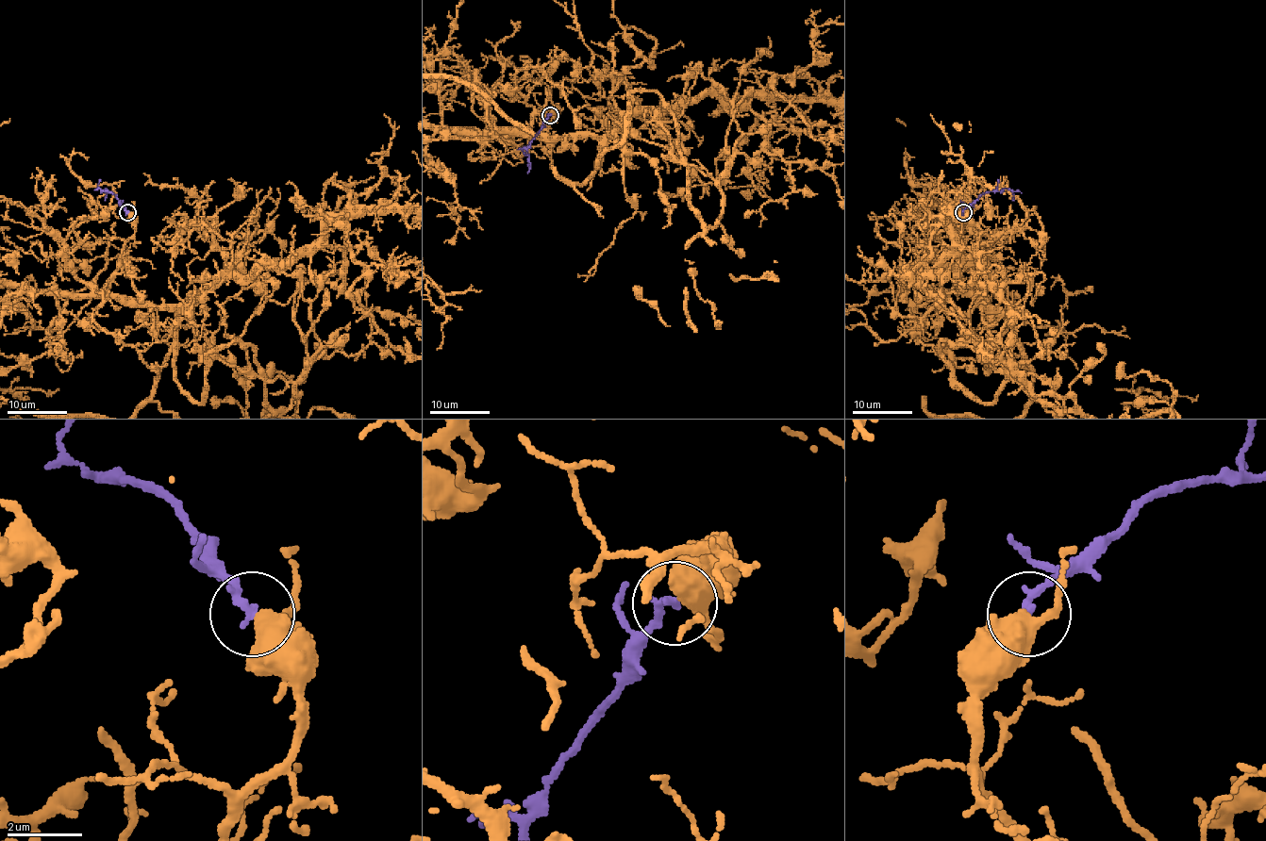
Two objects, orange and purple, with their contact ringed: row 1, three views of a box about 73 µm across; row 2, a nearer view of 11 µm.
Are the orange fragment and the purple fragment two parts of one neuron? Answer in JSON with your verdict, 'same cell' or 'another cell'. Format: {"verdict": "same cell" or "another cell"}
{"verdict": "same cell"}

